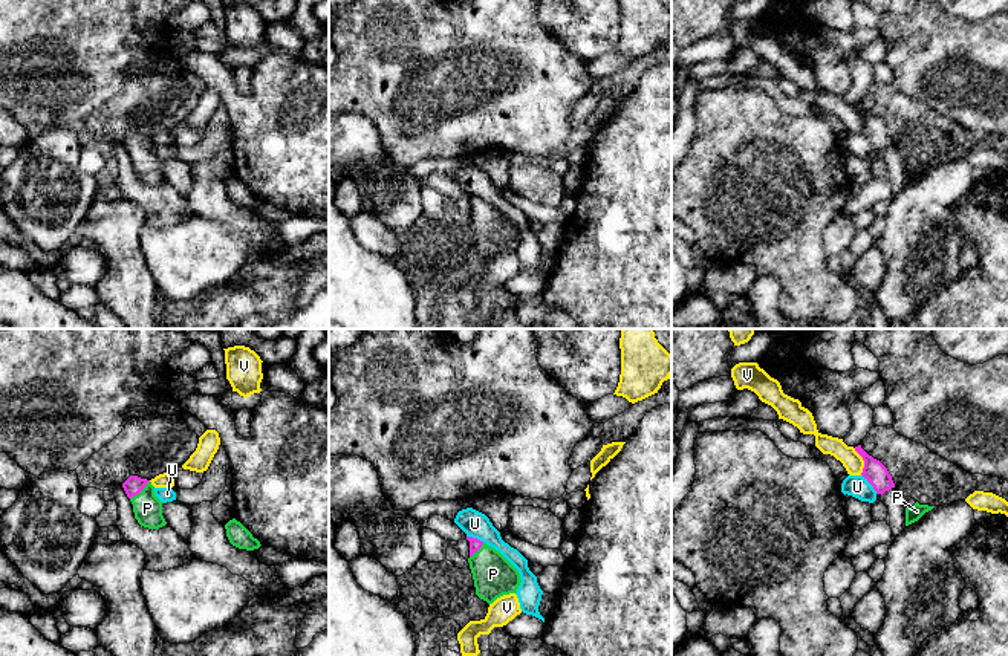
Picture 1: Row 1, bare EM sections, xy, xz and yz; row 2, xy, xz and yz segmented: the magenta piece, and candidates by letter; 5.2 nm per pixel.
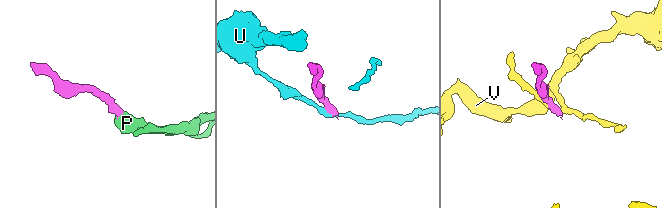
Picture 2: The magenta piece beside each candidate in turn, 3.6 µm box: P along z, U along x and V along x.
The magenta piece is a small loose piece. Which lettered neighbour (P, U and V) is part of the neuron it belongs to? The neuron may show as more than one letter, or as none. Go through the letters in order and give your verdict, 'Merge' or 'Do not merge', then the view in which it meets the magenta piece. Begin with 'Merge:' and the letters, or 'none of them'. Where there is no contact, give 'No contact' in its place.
Merge: P
P: Merge. Touches magenta in xy
U: Do not merge. Touches magenta in yz
V: Do not merge. Touches magenta in yz

